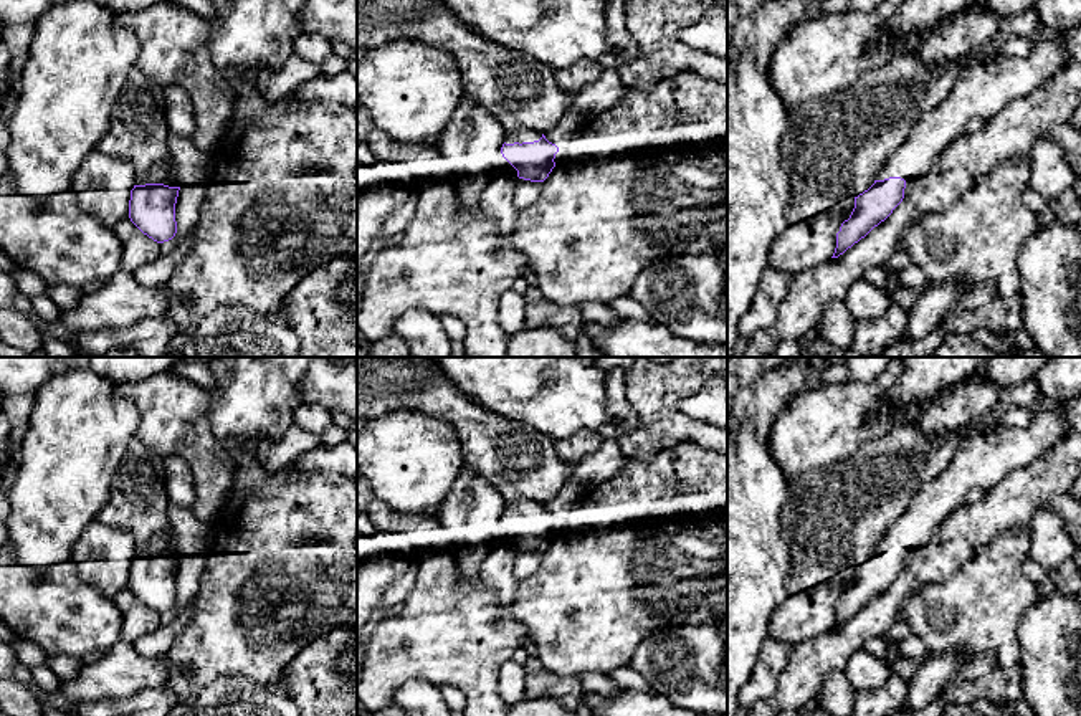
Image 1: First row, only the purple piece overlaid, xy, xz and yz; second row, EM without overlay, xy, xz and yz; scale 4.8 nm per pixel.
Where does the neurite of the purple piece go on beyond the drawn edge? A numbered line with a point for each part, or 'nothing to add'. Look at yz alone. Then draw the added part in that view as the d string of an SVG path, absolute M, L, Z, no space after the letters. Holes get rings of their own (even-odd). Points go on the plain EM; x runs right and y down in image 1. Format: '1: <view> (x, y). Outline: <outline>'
1: yz (982, 460). Outline: M1053 403L1035 413L1028 428L1002 425L987 435L967 430L947 468L921 486L909 508L878 537L874 549L926 546L972 488L995 486L1050 451L1066 432L1064 410Z

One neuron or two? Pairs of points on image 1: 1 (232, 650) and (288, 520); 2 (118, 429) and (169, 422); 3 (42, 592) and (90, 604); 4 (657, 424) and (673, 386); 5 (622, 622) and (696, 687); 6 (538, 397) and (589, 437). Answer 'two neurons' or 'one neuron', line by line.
1: one neuron
2: two neurons
3: one neuron
4: one neuron
5: two neurons
6: two neurons

